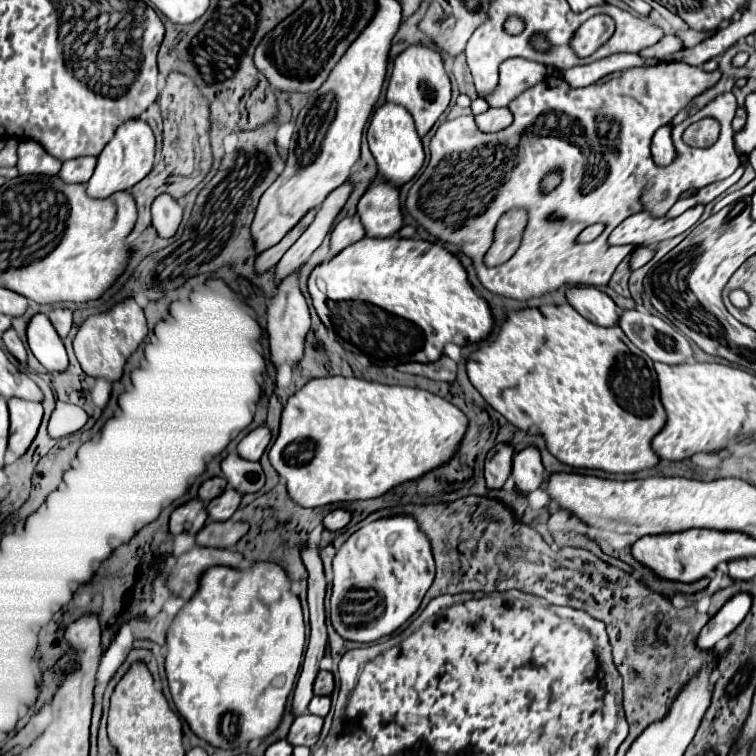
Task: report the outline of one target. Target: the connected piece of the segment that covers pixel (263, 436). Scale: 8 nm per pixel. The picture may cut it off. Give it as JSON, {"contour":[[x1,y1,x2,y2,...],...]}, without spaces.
{"contour":[[266,425,252,429,240,443,238,443,238,455,246,461,258,461,264,453,264,449,270,443,270,429]]}

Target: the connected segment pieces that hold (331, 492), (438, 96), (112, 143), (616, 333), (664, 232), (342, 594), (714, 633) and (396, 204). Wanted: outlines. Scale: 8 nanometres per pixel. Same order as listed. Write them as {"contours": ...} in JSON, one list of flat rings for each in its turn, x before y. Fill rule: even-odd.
{"contours":[[[320,377,320,379,310,379,302,389,298,389,286,401,286,405,282,409,282,417,280,417,280,433,268,451,268,459,270,459,270,465,276,469,276,473,282,479,286,479,286,491,294,503,298,503,302,507,322,507,328,503,380,497,404,481,418,479,426,471,430,471,430,469,446,463,446,459,450,459,450,455,454,453,454,447,458,445,458,439,462,439,464,431,466,431,466,415,462,415,462,411,458,407,454,407,452,403,448,403,446,399,432,395,428,391,412,389,412,387,390,387,390,385,364,381,358,377]],[[412,45,394,59,394,69,390,75,386,99,390,103,402,105,414,117,416,131,420,137,424,137,432,129,432,125,438,121,438,117,446,111,450,103,450,93,452,93,450,79,442,67,440,51,436,51,434,47]],[[128,119,122,123,114,137,106,143,102,153,98,155,98,163,94,169,94,175,90,177,90,183,86,183,86,191,90,197,106,197,120,189,130,189,134,183,138,183,146,173,150,173,154,163,154,133,150,125,142,119]],[[542,305,542,307,536,307,536,309,524,309,524,311,508,315,508,319,502,325,496,341,492,345,484,345,477,351,474,351,468,357,466,369,468,369,468,377,470,377,472,385,484,395,484,399,498,413,502,413,512,425,516,425,518,429,524,429,524,431,530,425,536,425,540,429,540,433,544,435,544,439,546,439,548,451,556,459,566,463,566,465,586,467,586,469,602,469,602,471,608,471,608,473,636,473,636,471,644,471,644,469,656,467,660,463,660,457,652,449,652,439,666,425,666,409,664,409,662,399,660,399,658,375,656,375,654,363,650,361,650,357,644,355,642,351,638,351,638,347,634,347,634,343,630,343,630,339,626,335,622,335,620,327,600,327,600,325,594,325,592,321,584,319,570,305]],[[698,203,694,207,690,207,688,211,684,211,682,215,678,215,676,219,666,219,666,217,652,217,652,215,644,215,644,213,636,213,632,217,628,217,626,221,622,221,612,235,608,237,610,245,658,245,664,239,676,237,684,231,688,231,704,213,704,205]],[[392,515,380,517,356,533,338,549,332,559,332,597,330,597,330,621,336,633,348,641,370,643,378,641,384,635,394,633,402,623,410,619,416,607,422,601,422,595,428,591,434,581,434,555,426,533,420,529,418,521,412,515],[360,589,374,589,380,597,360,597]],[[742,591,742,593,736,593,734,597,730,597,722,605,722,609,700,631,698,647,700,649,716,647,716,643,720,639,730,635,742,623,742,619,748,615,750,607,752,607,752,595,748,591]],[[374,183,358,201,358,215,368,237,392,237,404,227,398,189]]]}

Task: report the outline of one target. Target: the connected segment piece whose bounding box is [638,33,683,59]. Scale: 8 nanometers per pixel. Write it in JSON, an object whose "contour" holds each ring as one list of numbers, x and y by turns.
{"contour":[[670,33,670,35,666,35,666,37,662,37,656,45,642,49,638,55,640,55,642,59,666,59,669,55,682,49,682,42,676,35]]}

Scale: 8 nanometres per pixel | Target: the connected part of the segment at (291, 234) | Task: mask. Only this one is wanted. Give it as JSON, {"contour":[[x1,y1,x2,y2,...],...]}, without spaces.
{"contour":[[310,209,310,211,286,233,286,237,284,237,280,243,268,247,266,251,262,251,262,253,258,255,258,259,256,259,256,271,258,271,258,273,270,269,272,265,276,265,276,263,282,259,282,255,296,243,296,239,298,239,298,237,304,233,304,229,312,223,314,213,316,213,316,209]]}

